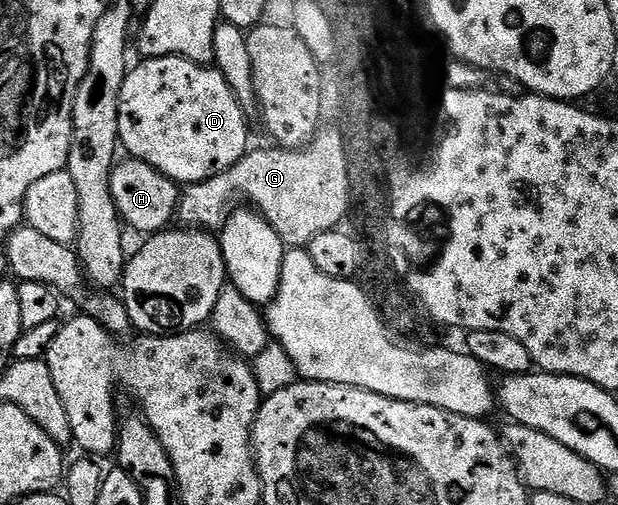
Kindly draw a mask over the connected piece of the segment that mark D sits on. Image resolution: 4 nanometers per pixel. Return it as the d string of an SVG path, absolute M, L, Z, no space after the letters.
M150 57L140 62L142 65L134 64L132 68L126 72L125 82L121 88L119 95L119 135L121 136L119 145L122 150L125 149L130 158L135 161L146 161L151 167L155 167L163 175L167 175L172 181L177 182L178 186L188 187L197 185L201 181L211 179L215 175L219 175L223 171L227 171L231 167L235 167L235 163L239 163L239 159L243 159L251 148L249 142L249 125L245 119L247 117L246 110L241 108L239 102L235 99L235 95L231 91L231 87L216 67L209 65L196 65L194 61L189 61L185 57Z

